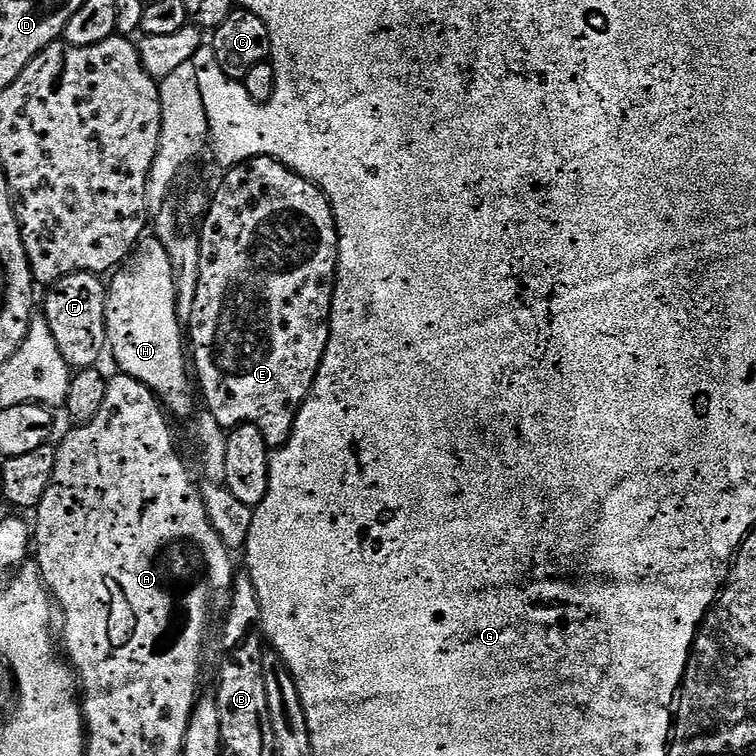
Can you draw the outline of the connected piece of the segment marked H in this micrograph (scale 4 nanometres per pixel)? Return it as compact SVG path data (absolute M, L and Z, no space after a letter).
M155 238L141 239L132 255L120 265L118 271L107 281L106 314L104 325L108 328L107 347L110 356L116 359L116 364L125 376L132 376L142 382L156 395L157 401L173 417L188 416L198 400L192 397L194 380L190 375L190 356L186 351L186 332L182 327L179 312L176 309L176 282L172 272L170 254L166 246Z

